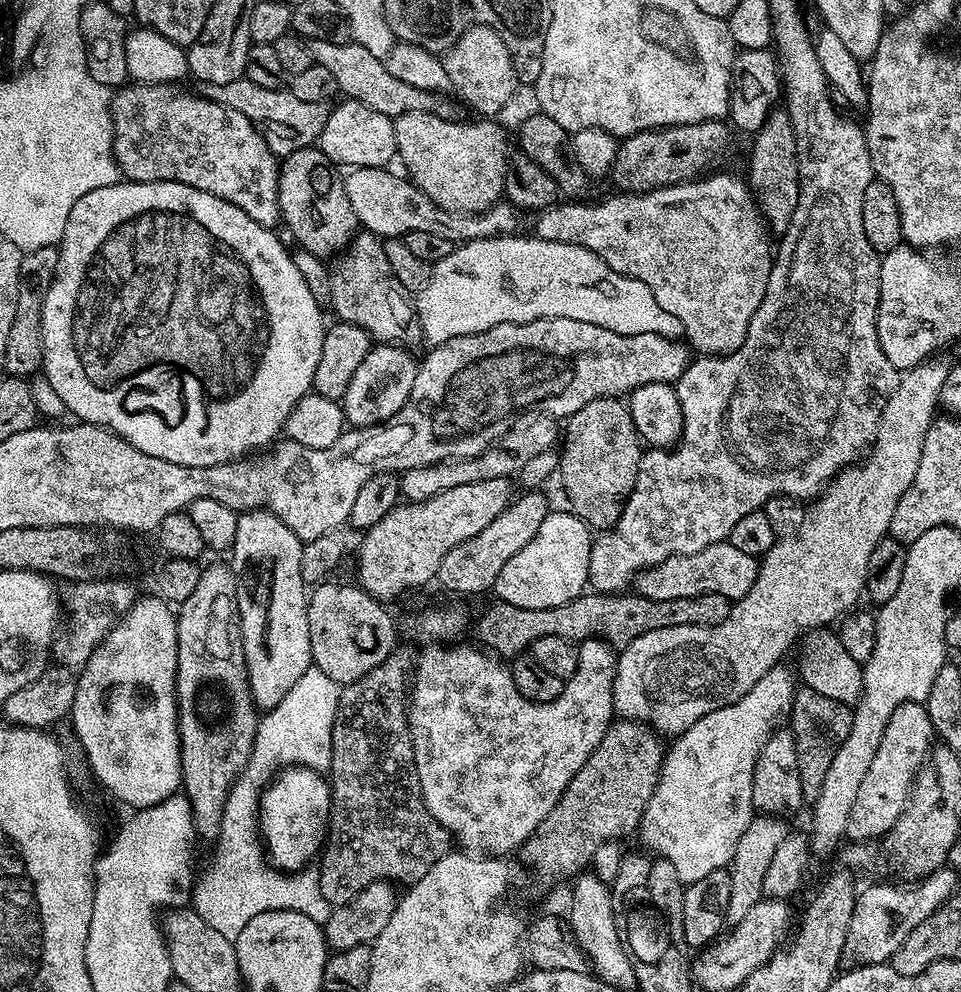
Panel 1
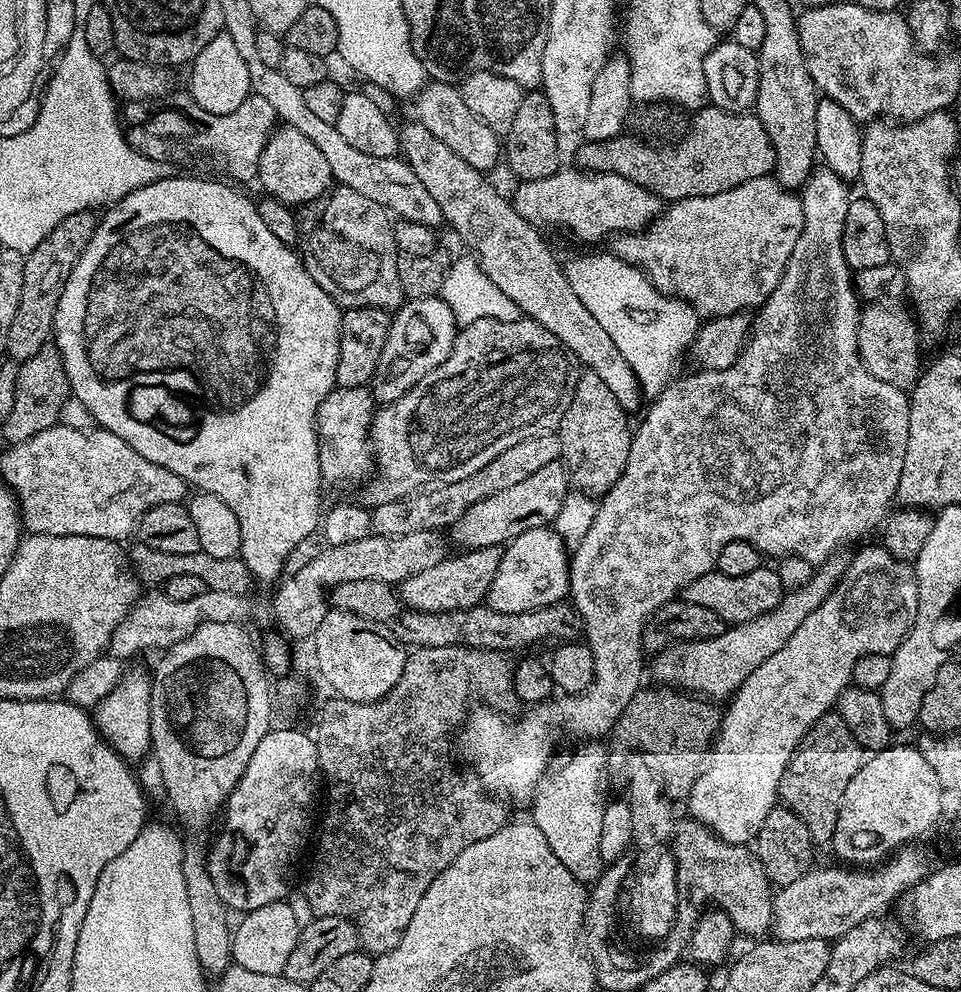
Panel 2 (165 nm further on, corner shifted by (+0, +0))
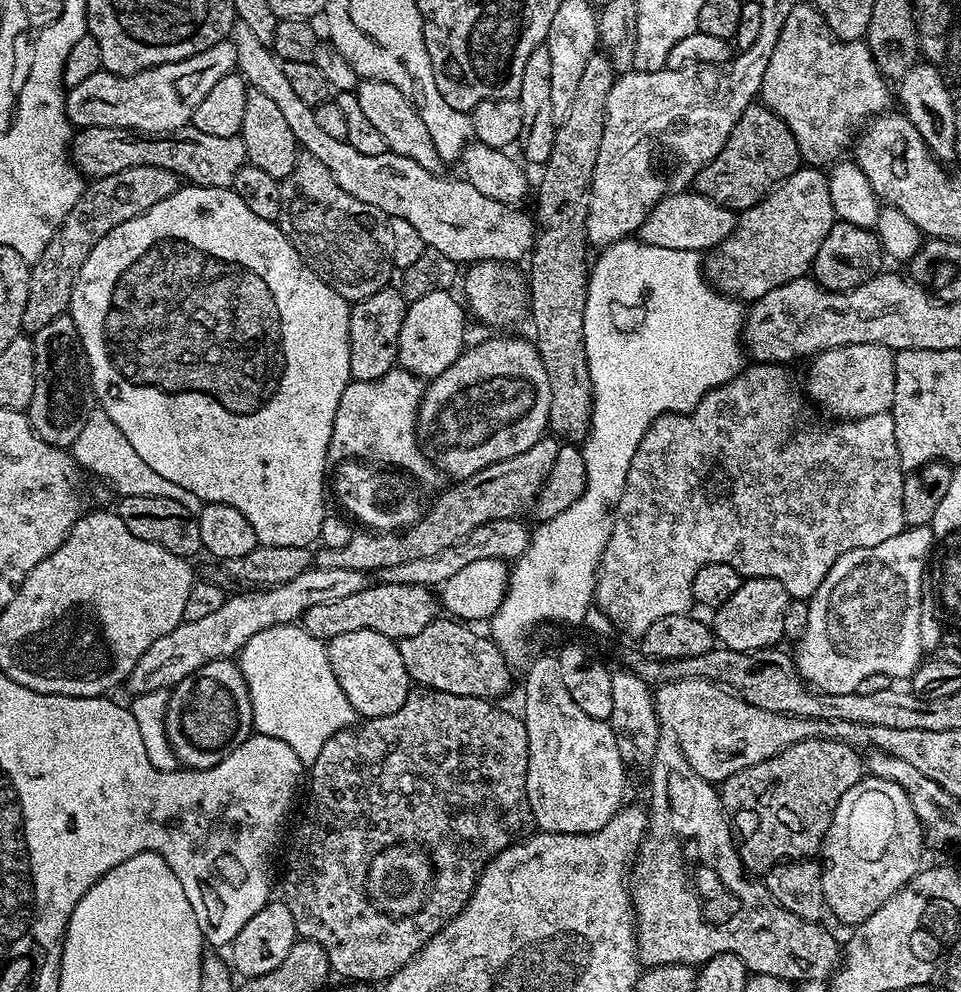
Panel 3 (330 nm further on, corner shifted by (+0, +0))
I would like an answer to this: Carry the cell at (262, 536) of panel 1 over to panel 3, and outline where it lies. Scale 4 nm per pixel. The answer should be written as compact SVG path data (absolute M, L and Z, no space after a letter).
M184 186L162 202L150 206L138 218L114 226L86 258L72 291L70 314L78 326L80 346L92 375L92 394L99 407L126 434L138 458L162 474L169 482L190 490L204 504L234 506L246 514L260 544L266 546L309 547L320 534L326 515L326 469L334 416L342 402L342 392L352 380L350 370L349 301L343 300L329 284L322 282L288 241L279 223L258 218L232 188Z

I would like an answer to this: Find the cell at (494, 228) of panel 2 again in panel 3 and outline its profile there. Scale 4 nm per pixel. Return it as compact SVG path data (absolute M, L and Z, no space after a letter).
M361 79L359 83L360 85L355 85L354 88L358 106L362 106L366 119L382 133L382 138L386 138L388 151L402 158L410 158L426 170L439 173L442 167L440 155L434 148L434 141L422 123L422 114L418 114L414 102L410 102L410 98L406 98L406 94L398 90L398 86L390 86L390 82L385 80Z

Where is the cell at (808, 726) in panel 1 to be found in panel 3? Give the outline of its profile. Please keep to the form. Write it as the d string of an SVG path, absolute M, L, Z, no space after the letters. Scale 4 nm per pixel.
M803 740L719 785L720 805L738 837L745 873L767 874L785 862L812 858L821 851L842 794L866 775L860 756L841 740Z

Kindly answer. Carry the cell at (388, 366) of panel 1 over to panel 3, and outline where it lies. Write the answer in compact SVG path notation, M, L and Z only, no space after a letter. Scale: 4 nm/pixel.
M451 291L435 292L434 294L426 294L426 298L418 298L409 303L408 313L402 324L402 334L398 336L396 358L399 367L406 369L408 372L413 372L415 376L431 378L442 374L442 370L446 370L459 358L466 347L466 341L464 341L464 312L460 309L461 301L459 299L456 301L452 295Z

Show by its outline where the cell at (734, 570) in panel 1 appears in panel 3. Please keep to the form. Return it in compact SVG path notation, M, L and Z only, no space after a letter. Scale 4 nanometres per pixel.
M753 576L745 579L744 585L734 593L734 598L721 608L715 609L713 620L714 636L723 647L739 652L753 652L779 645L785 639L783 622L790 597L786 586L769 576Z

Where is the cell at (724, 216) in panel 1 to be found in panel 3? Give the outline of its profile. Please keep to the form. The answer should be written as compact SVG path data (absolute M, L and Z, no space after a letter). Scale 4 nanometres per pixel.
M801 166L790 178L773 188L763 196L757 204L743 209L739 213L736 228L706 256L706 276L713 288L741 302L751 302L762 298L762 294L770 294L774 286L782 286L799 276L809 275L814 258L818 254L818 246L822 246L822 238L830 234L832 225L837 223L834 206L830 200L828 177L819 168Z

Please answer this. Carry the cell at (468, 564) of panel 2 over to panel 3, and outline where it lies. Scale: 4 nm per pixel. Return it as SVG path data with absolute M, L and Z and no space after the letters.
M372 582L366 590L349 594L339 602L322 602L322 606L310 606L302 617L302 627L311 636L325 642L338 638L338 634L350 634L350 630L374 630L386 634L386 638L400 641L418 634L438 616L438 596L431 587L422 584L387 584Z

